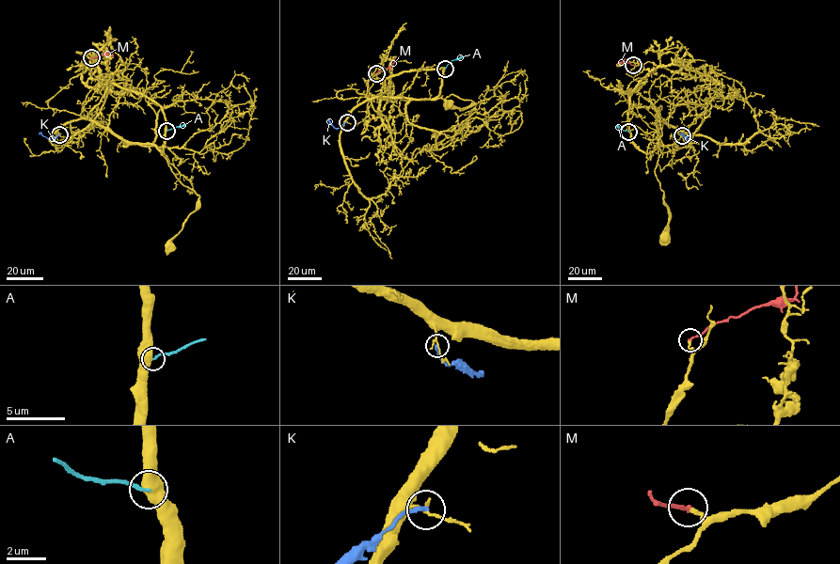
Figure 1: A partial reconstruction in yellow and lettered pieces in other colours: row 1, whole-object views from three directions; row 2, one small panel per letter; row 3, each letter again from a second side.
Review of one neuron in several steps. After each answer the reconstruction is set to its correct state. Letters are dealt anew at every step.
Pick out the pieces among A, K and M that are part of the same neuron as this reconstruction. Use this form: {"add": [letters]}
{"add": []}

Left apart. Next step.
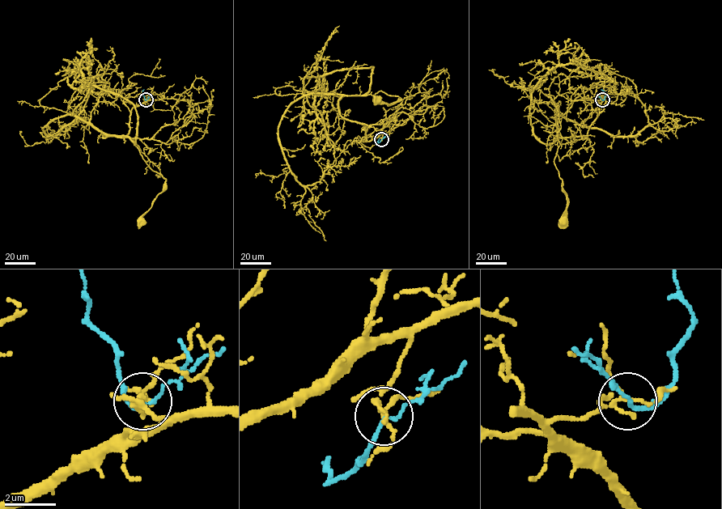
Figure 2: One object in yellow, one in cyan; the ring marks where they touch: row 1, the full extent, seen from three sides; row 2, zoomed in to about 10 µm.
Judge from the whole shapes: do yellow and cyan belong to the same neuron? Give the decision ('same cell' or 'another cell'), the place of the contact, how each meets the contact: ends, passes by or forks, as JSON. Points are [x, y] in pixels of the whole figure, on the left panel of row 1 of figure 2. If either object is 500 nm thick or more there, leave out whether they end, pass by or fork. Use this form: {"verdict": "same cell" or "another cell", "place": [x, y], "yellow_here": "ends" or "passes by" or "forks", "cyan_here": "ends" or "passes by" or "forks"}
{"verdict": "another cell", "place": [146, 99], "yellow_here": "forks", "cyan_here": "passes by"}

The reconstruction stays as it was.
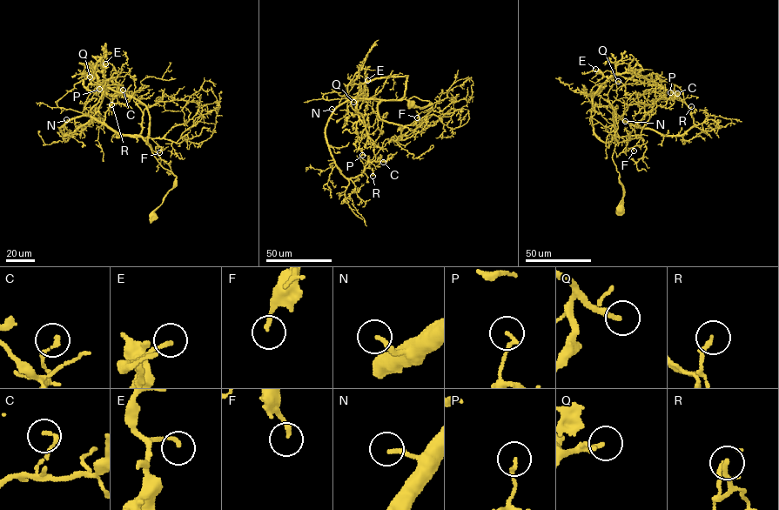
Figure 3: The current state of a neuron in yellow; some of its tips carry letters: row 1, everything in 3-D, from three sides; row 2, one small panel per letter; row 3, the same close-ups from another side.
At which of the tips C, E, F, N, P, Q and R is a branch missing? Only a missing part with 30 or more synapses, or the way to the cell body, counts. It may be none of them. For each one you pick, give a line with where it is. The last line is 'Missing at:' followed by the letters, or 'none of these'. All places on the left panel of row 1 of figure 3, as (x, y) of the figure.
N: (66, 119)
Q: (90, 77)
Missing at: N, Q

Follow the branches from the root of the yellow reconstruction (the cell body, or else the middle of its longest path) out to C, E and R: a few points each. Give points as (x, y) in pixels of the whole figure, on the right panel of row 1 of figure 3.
C: (620, 210), (623, 186), (612, 158), (614, 118), (665, 135), (682, 135), (694, 120), (677, 93)
E: (620, 210), (623, 186), (612, 158), (616, 137), (614, 116), (599, 104), (600, 86), (607, 77), (595, 69)
R: (620, 210), (623, 186), (612, 158), (614, 118), (665, 135), (681, 136), (694, 125), (683, 98), (691, 106)

